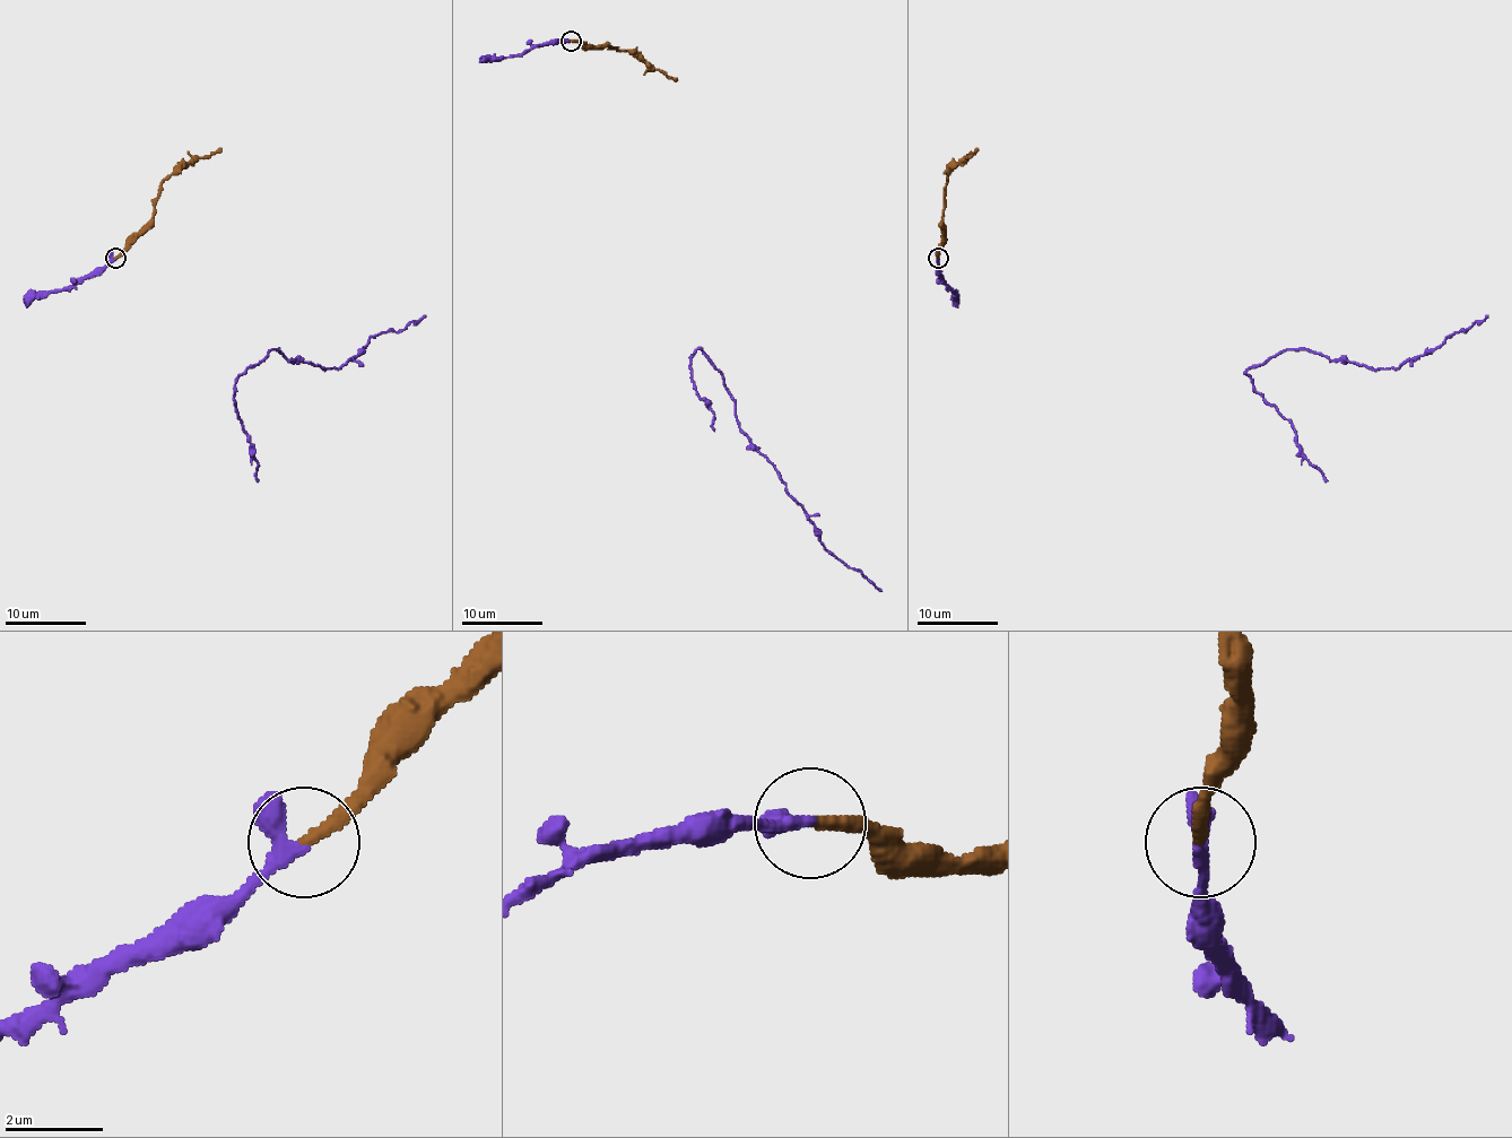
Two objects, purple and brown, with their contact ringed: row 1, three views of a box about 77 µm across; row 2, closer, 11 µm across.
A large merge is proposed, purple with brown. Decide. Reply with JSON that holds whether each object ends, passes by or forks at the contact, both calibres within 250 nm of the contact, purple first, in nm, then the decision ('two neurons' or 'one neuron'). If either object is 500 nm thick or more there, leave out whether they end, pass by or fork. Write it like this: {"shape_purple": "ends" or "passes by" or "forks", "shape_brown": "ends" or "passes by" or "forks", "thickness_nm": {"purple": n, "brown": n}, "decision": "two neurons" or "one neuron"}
{"shape_purple": "ends", "shape_brown": "ends", "thickness_nm": {"purple": 440, "brown": 260}, "decision": "one neuron"}

